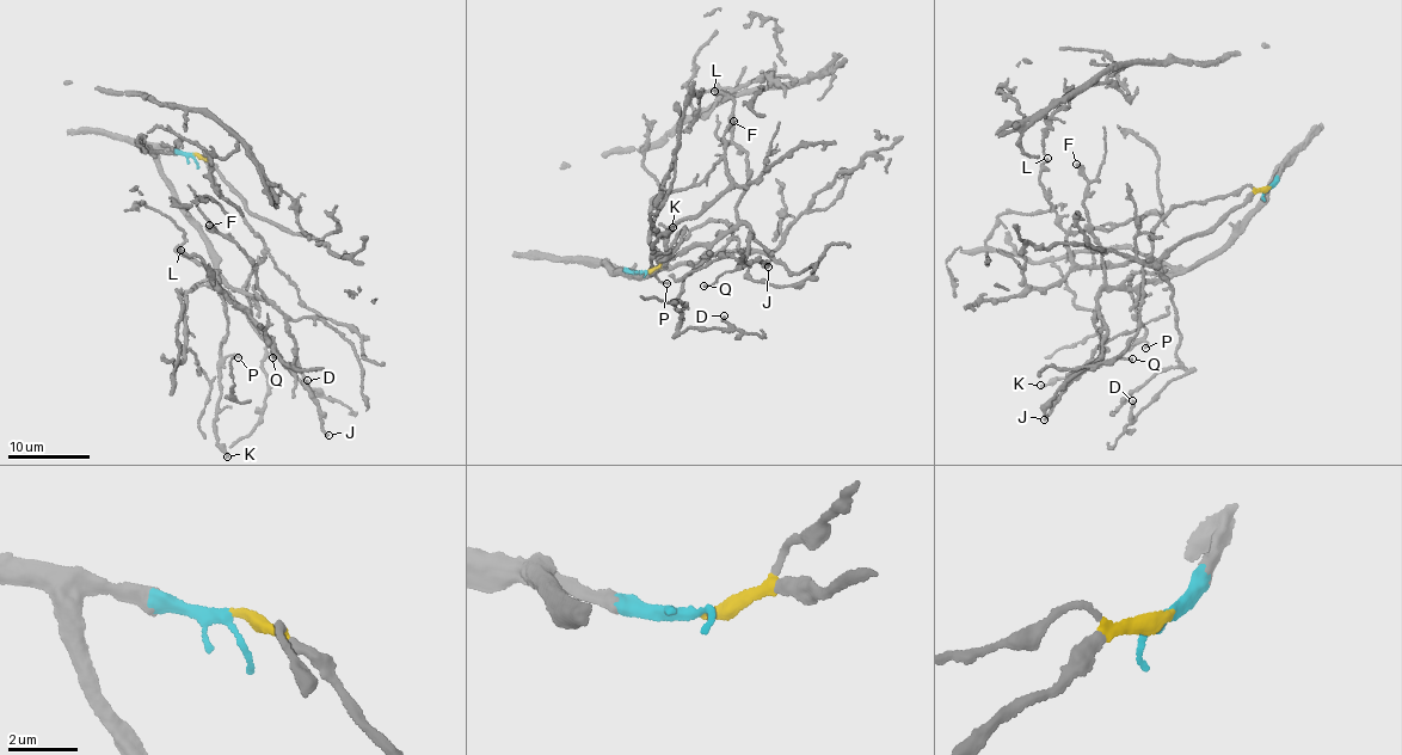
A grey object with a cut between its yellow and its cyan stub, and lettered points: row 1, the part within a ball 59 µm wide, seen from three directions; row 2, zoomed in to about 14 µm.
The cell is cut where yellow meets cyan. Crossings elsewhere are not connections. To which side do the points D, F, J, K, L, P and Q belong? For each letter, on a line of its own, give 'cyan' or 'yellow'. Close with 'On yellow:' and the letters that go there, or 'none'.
D: yellow
F: cyan
J: cyan
K: cyan
L: cyan
P: cyan
Q: cyan
On yellow: D

